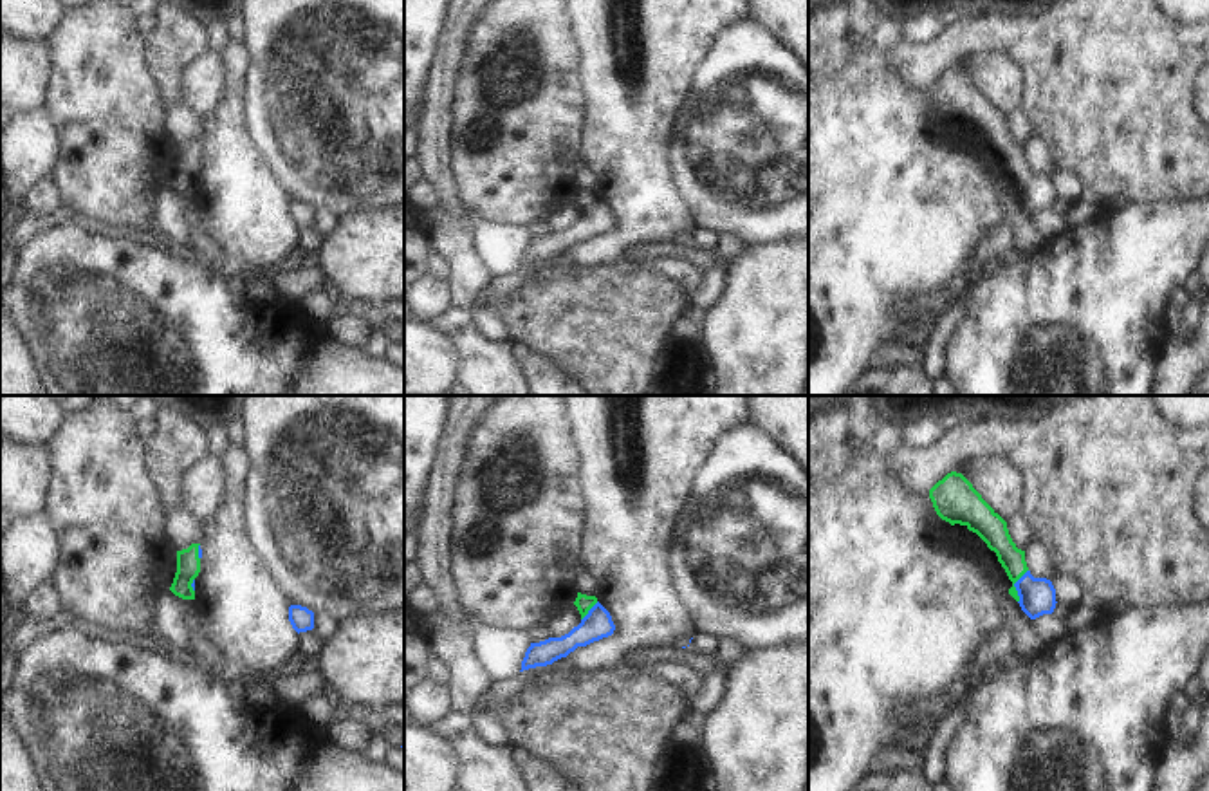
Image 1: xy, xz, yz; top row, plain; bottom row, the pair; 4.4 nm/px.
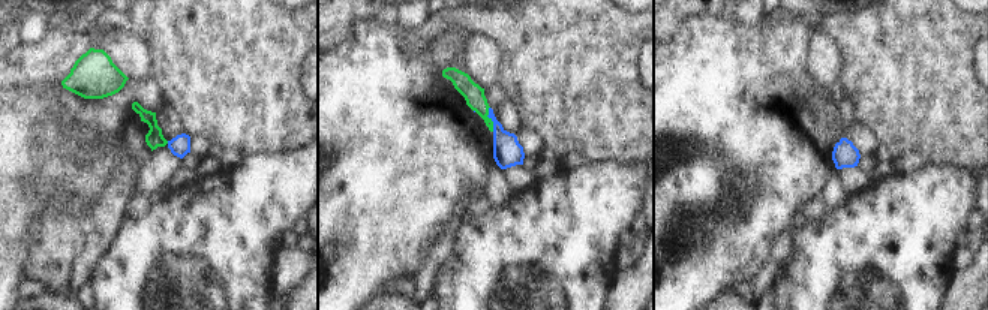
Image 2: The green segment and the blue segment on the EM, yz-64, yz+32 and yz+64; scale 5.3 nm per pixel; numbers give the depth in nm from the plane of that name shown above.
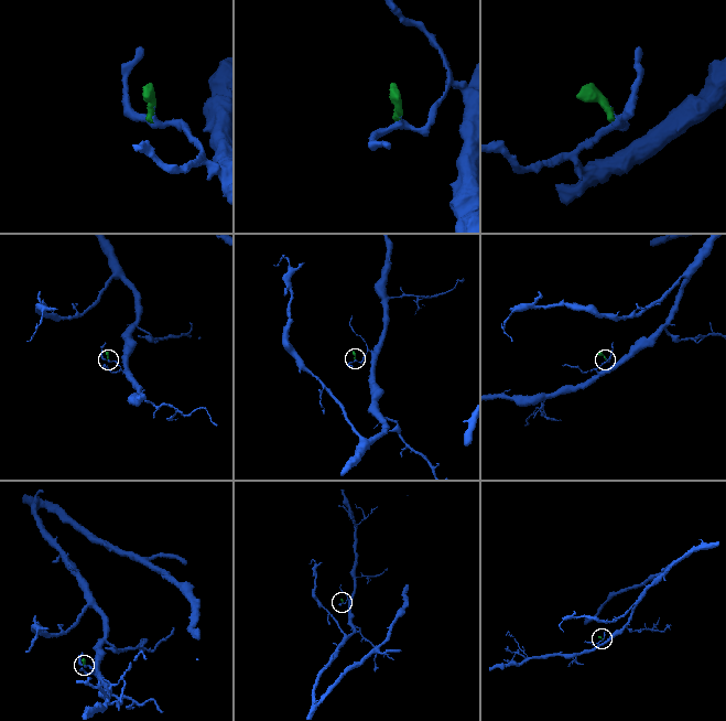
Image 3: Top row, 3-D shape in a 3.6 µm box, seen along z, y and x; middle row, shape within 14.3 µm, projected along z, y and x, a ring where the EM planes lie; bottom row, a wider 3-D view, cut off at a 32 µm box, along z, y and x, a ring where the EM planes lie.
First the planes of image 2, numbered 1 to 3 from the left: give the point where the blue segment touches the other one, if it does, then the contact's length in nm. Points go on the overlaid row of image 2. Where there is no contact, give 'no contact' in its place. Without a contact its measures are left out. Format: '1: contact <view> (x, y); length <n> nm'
1: no contact
2: contact yz+32 (489, 119); length 140 nm
3: no contact

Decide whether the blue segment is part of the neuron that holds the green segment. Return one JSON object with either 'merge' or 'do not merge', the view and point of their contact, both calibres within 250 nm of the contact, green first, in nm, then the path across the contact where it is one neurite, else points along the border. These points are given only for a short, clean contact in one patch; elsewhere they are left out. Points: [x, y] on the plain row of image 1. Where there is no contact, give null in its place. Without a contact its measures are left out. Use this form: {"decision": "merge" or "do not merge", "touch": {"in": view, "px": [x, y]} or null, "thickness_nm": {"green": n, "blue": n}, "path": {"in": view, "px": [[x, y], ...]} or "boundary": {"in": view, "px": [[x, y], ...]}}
{"decision": "merge", "touch": {"in": "yz", "px": [1013, 181]}, "thickness_nm": {"green": 120, "blue": 160}, "path": {"in": "yz", "px": [[995, 129], [1015, 159], [1013, 181], [1022, 181], [1036, 190]]}}

